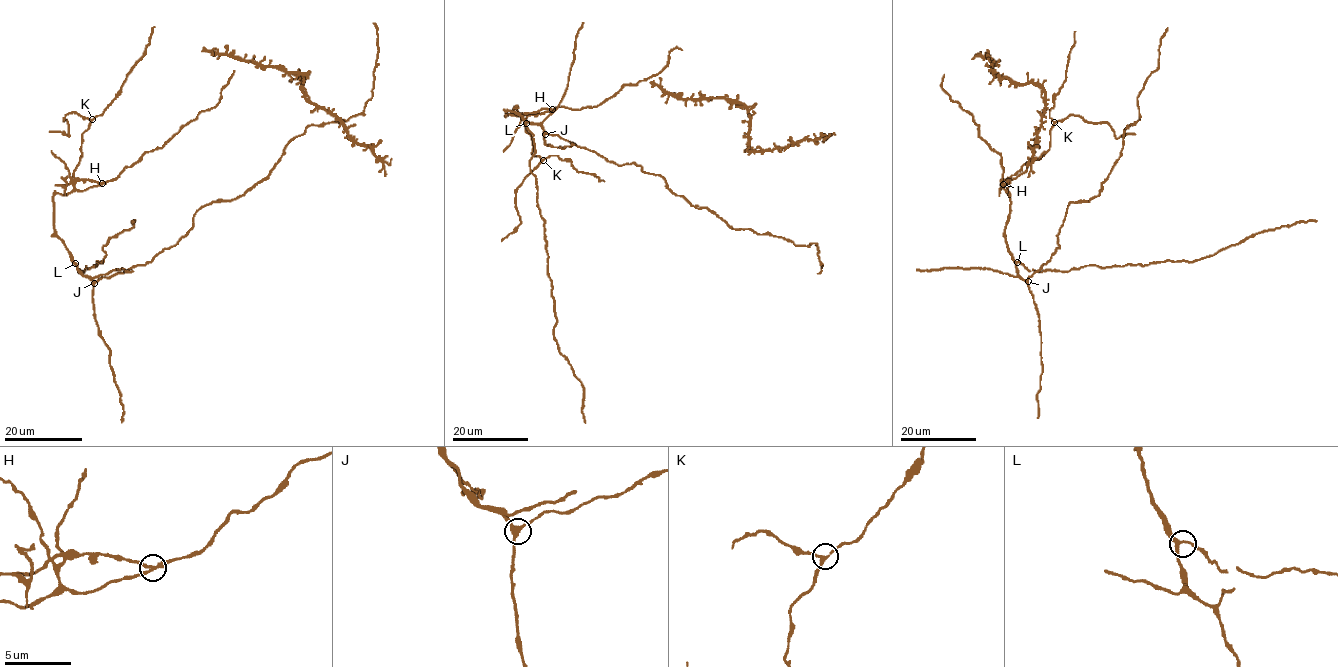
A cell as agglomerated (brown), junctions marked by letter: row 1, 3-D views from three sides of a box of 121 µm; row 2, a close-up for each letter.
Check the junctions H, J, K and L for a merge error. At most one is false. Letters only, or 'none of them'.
H

